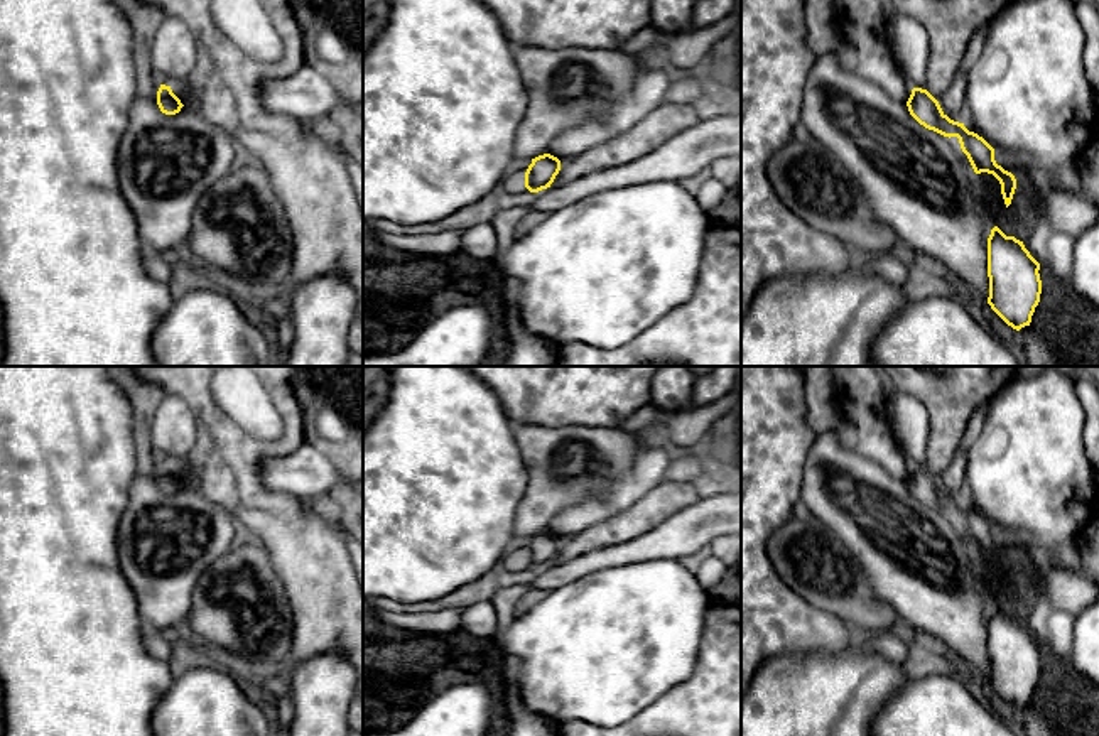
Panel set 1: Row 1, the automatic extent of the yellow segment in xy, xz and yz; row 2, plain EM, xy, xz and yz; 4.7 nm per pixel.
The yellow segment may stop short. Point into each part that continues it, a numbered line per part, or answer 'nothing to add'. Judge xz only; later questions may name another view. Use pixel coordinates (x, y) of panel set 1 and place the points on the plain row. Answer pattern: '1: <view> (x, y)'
nothing to add

